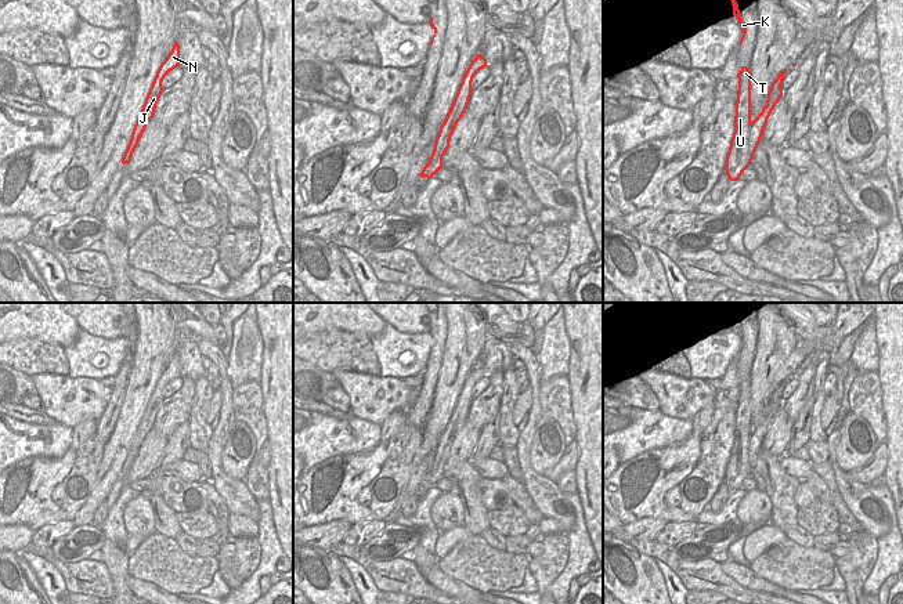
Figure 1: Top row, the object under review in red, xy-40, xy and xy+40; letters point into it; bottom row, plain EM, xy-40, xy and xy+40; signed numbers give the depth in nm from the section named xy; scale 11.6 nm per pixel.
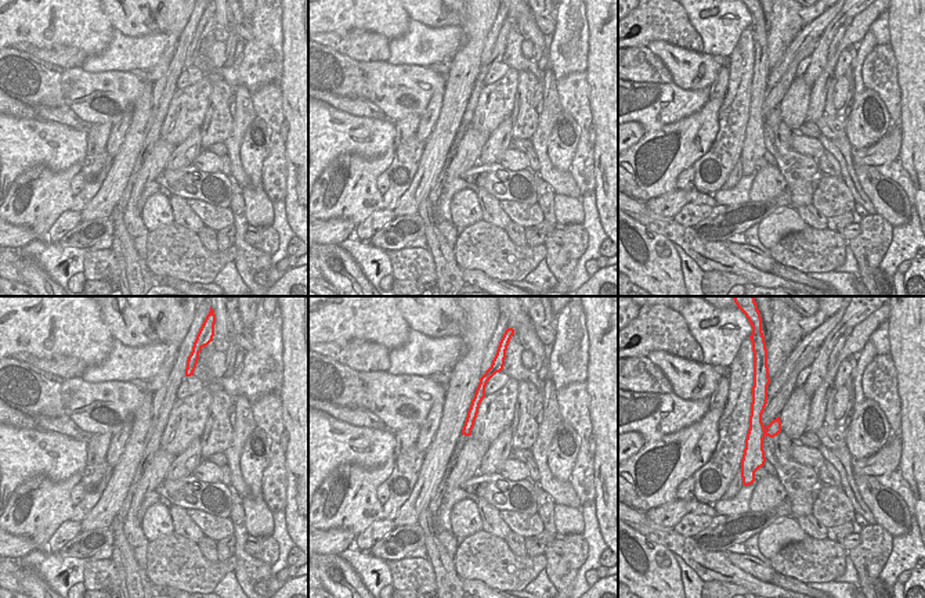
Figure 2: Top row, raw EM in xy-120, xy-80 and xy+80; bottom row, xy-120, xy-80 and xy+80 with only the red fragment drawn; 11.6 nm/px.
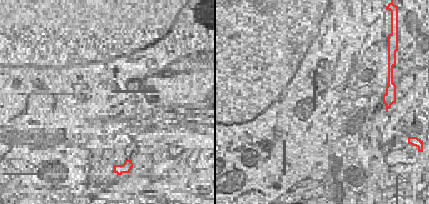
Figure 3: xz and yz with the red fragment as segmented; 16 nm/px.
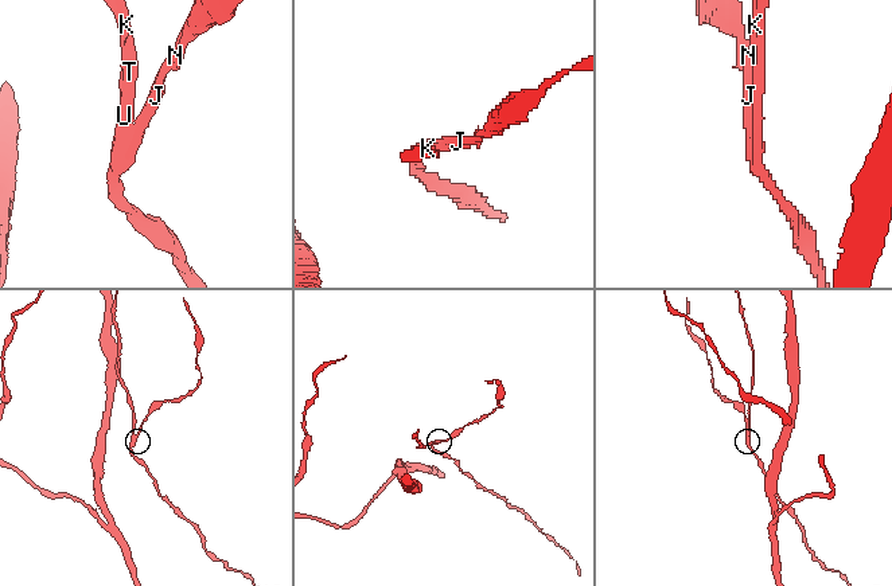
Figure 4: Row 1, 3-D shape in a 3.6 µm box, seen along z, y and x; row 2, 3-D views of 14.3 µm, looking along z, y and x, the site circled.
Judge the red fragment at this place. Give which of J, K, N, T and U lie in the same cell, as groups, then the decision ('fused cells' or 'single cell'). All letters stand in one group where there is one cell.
groups J N / K T U; fused cells

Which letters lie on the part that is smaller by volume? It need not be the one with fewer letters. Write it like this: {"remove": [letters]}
{"remove": ["J", "N"]}

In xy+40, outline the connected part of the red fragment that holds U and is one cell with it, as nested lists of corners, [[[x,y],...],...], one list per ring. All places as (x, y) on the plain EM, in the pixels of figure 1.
[[[750,376],[738,380],[738,404],[736,412],[734,442],[726,466],[726,484],[730,491],[737,491],[750,470],[751,440],[751,381]]]

